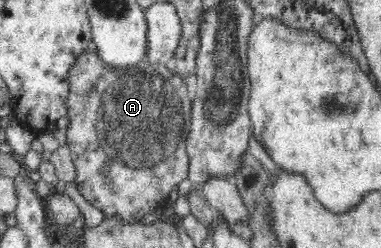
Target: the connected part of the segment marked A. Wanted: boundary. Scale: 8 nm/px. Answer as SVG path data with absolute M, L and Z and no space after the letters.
M86 50L76 57L76 61L67 74L68 94L65 107L67 107L67 116L70 121L66 132L66 144L69 147L69 151L71 151L71 156L75 163L75 172L77 173L75 183L77 184L77 190L85 197L88 203L102 211L105 217L117 216L125 224L138 223L143 216L150 214L159 207L165 206L172 187L179 185L181 181L188 178L190 160L186 151L186 140L191 126L191 112L190 108L186 110L185 107L190 107L191 104L183 104L183 107L179 106L181 100L177 100L177 98L181 98L181 94L185 96L187 88L177 88L177 92L173 92L173 88L169 88L171 79L161 74L161 68L163 68L162 65L149 63L147 60L143 60L138 65L115 68L103 62L95 50Z

